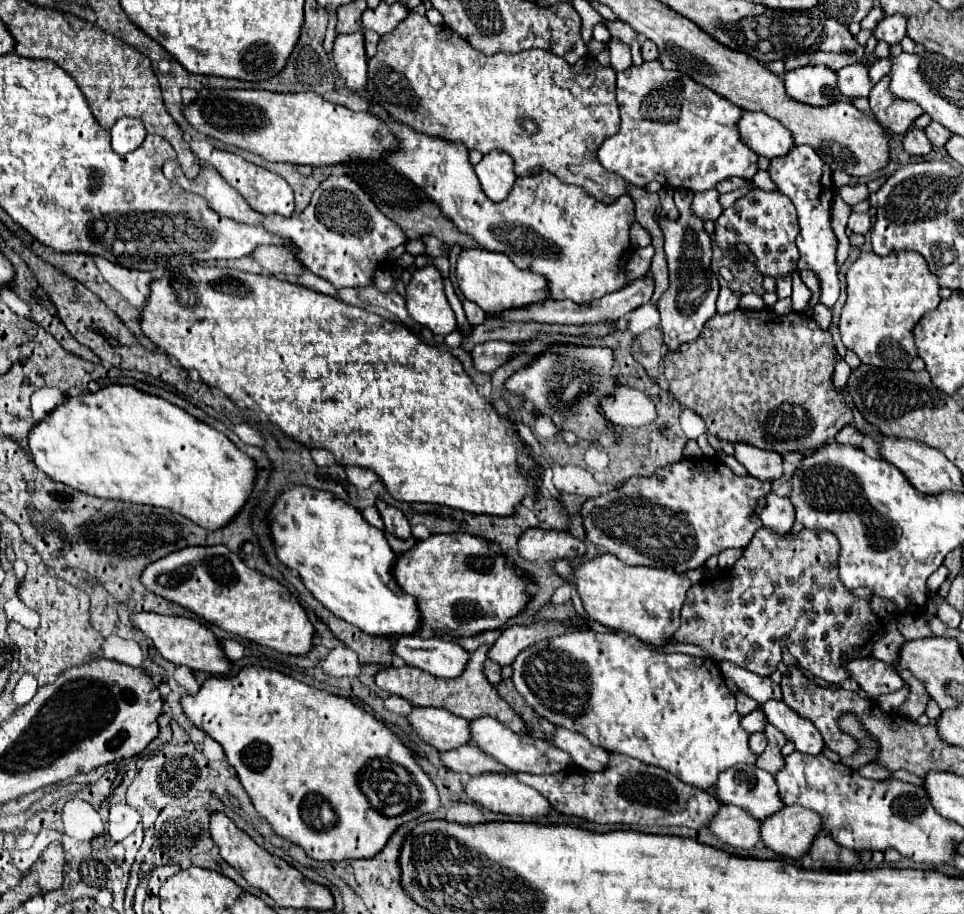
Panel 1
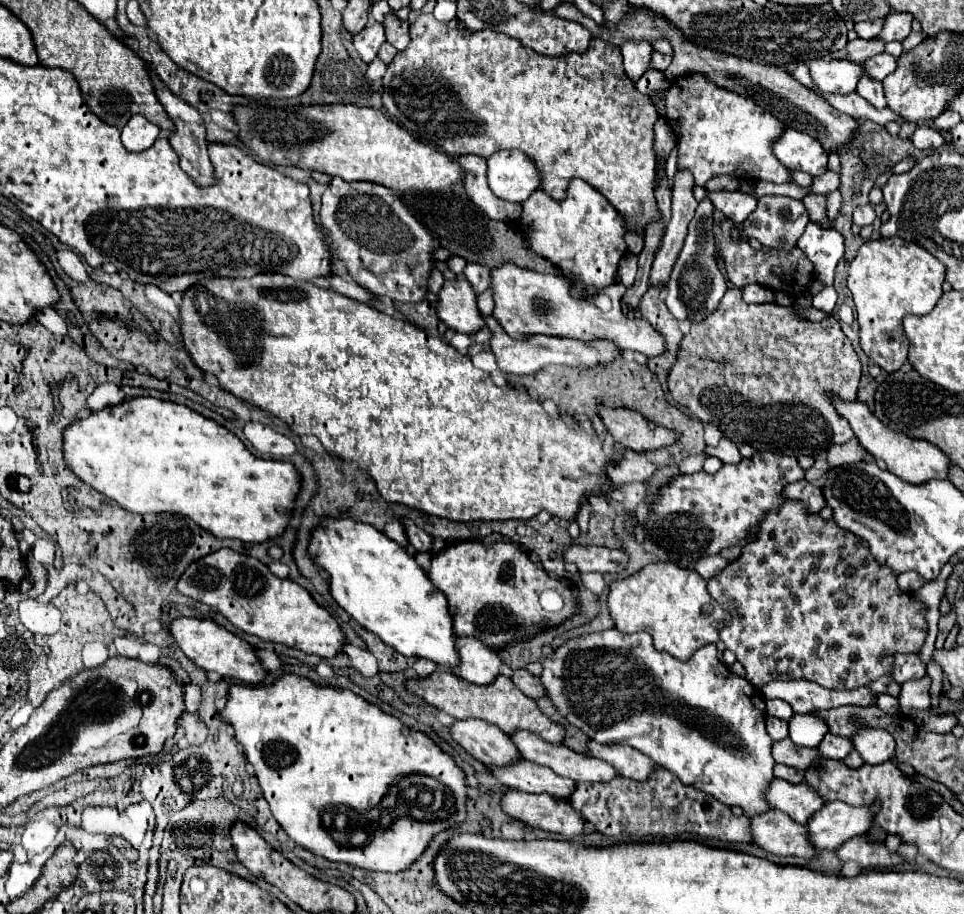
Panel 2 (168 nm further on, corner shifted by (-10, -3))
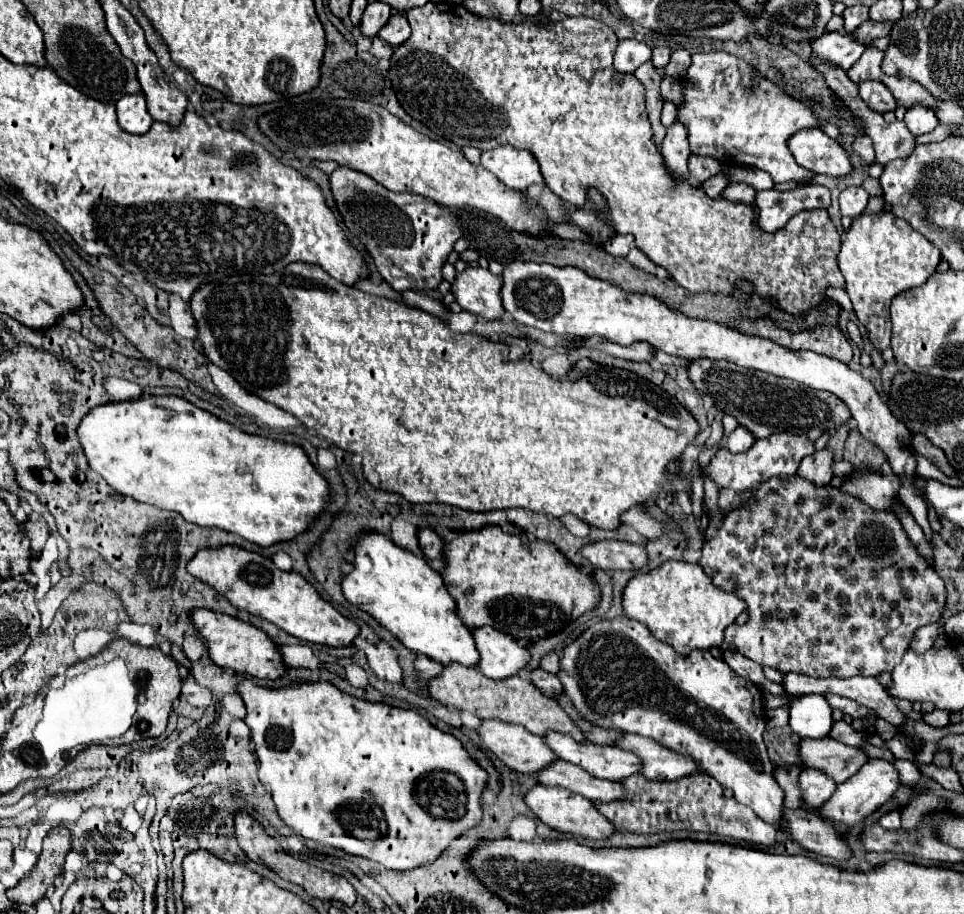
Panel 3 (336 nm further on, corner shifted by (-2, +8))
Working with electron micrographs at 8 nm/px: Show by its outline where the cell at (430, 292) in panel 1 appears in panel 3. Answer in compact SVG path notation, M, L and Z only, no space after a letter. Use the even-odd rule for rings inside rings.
M469 267L457 273L451 291L457 303L469 313L485 319L501 319L505 313L501 303L501 275L493 275L489 269Z

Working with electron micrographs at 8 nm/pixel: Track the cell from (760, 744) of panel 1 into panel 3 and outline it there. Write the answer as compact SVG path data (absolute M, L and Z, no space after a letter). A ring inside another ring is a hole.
M825 737L819 741L803 739L801 741L801 759L807 763L807 767L827 771L827 775L833 777L835 783L843 783L845 779L855 775L861 765L865 765L869 761L869 757L863 749L847 747L845 743L837 743L831 737Z

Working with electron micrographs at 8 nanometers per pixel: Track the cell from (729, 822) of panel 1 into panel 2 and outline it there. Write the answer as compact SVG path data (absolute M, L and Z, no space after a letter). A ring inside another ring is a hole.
M767 810L751 816L753 844L777 856L813 858L815 850L807 842L805 826L789 820L779 810Z

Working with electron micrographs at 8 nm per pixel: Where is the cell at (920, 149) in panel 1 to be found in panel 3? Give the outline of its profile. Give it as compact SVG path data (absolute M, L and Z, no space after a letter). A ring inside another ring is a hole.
M921 105L907 109L903 121L905 121L907 129L909 129L913 135L929 133L929 131L933 131L933 129L939 125L939 123L937 123L937 117L933 115L933 111L929 111L927 107L921 107Z

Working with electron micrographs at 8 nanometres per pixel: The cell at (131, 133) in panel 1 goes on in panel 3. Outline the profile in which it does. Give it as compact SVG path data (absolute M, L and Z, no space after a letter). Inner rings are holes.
M143 91L133 93L133 95L123 95L117 101L117 117L119 117L119 125L127 131L127 133L147 133L149 127L153 125L153 117L147 109L145 103L145 95Z

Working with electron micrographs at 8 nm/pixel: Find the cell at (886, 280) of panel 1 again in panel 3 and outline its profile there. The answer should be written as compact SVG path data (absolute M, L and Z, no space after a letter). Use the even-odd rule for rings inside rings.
M889 211L861 213L853 219L845 241L841 243L841 251L837 253L837 267L847 281L847 295L853 303L855 315L859 323L865 325L875 349L883 351L891 341L891 299L905 289L925 283L927 277L937 269L939 261L939 249L905 219L895 217Z

